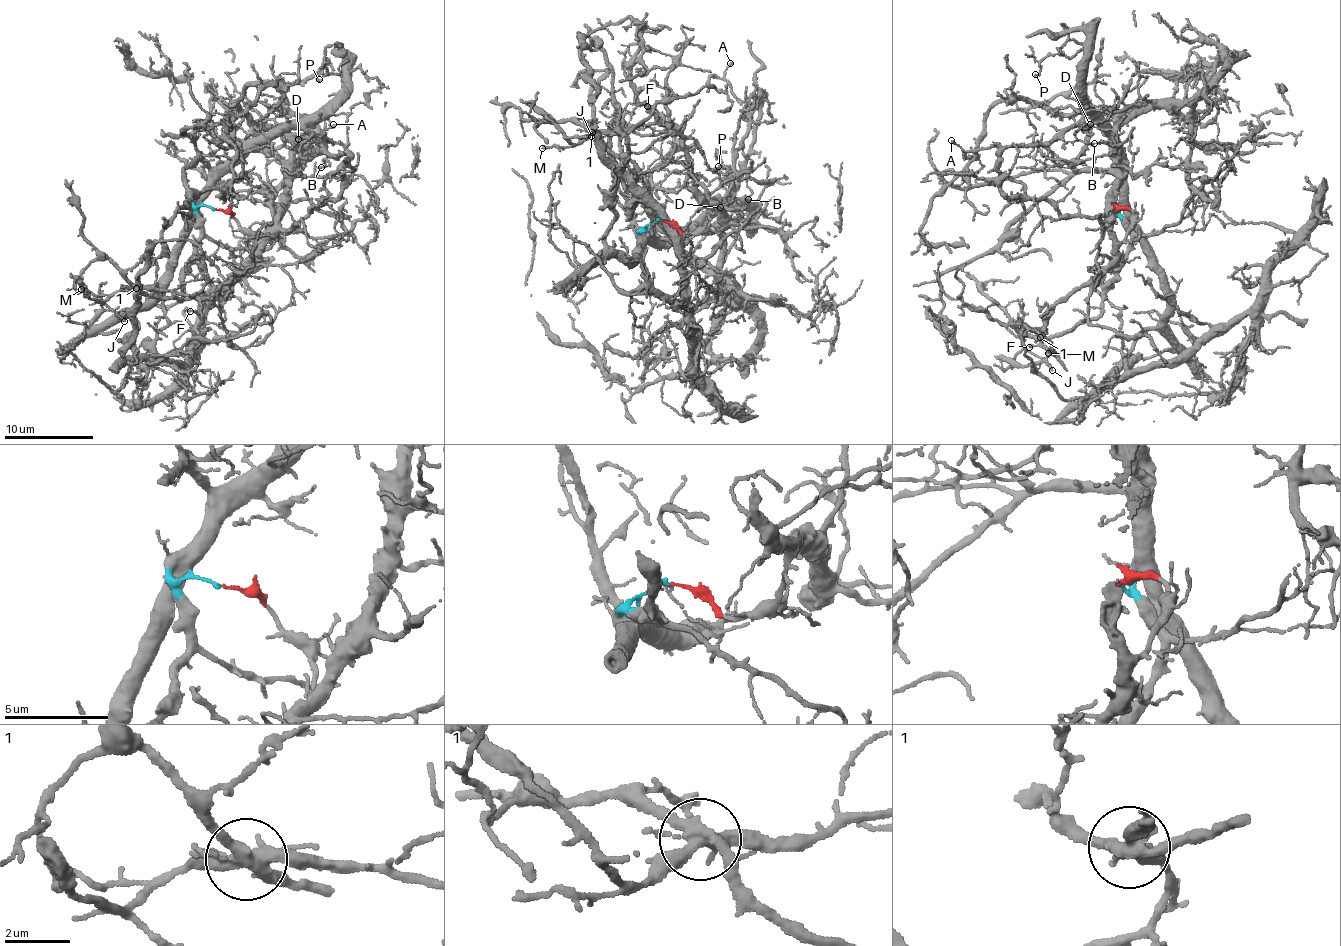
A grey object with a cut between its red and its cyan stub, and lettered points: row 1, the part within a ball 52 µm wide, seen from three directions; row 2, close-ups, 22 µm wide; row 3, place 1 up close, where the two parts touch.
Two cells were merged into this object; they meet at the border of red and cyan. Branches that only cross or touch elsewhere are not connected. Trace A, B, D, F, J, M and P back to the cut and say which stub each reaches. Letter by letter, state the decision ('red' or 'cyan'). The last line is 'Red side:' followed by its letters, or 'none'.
A: cyan
B: cyan
D: red
F: red
J: red
M: red
P: cyan
Red side: D, F, J, M

